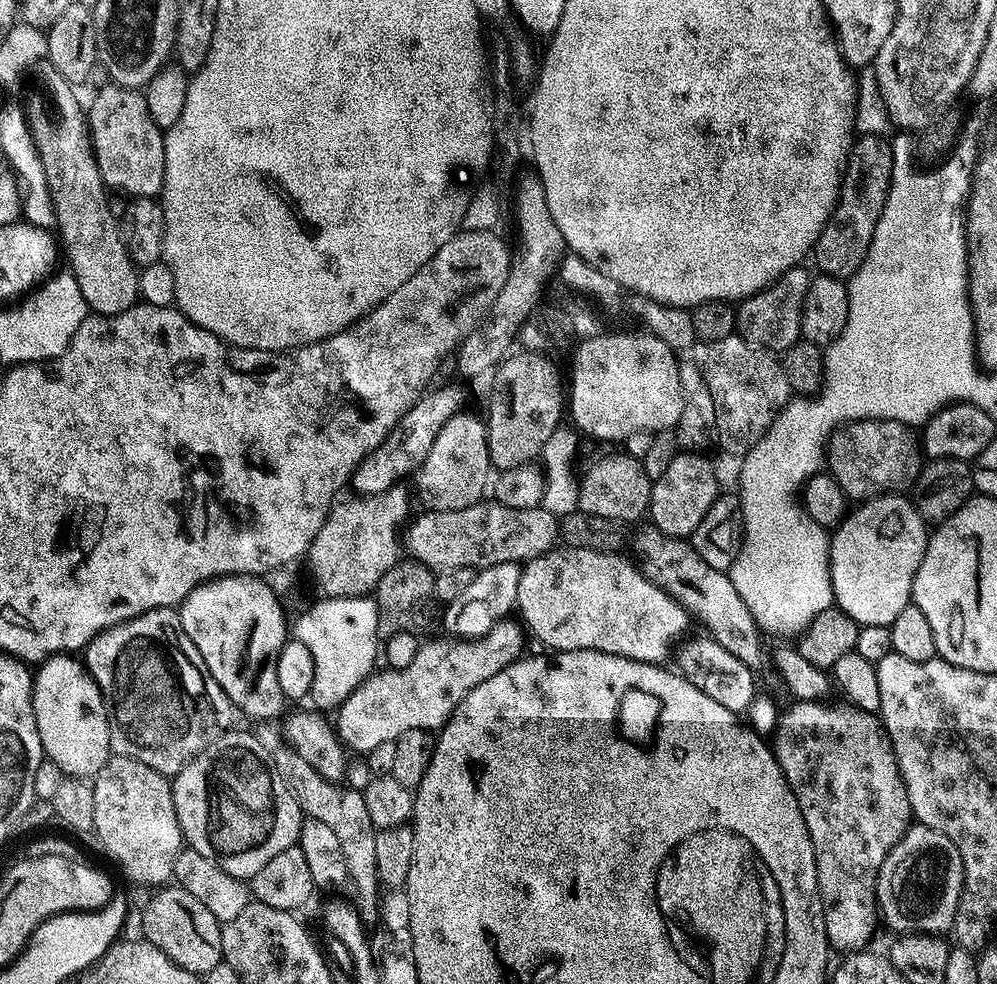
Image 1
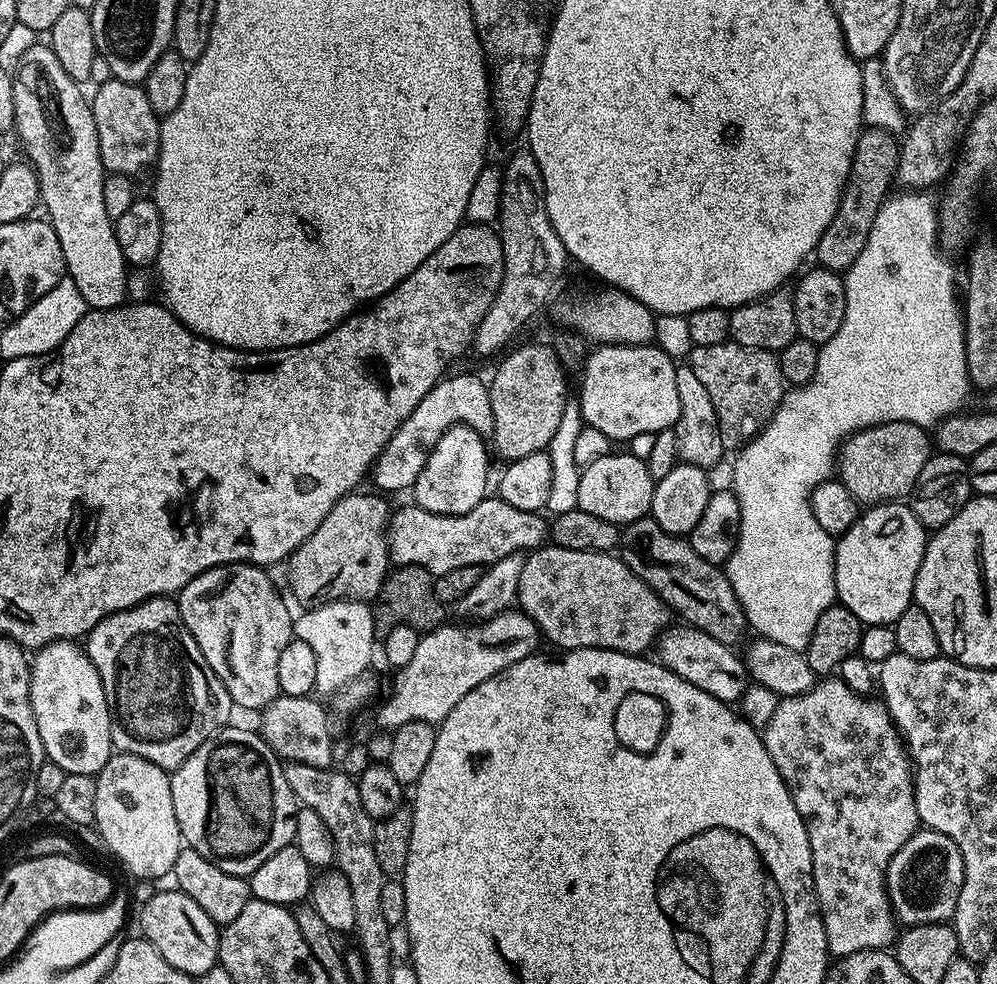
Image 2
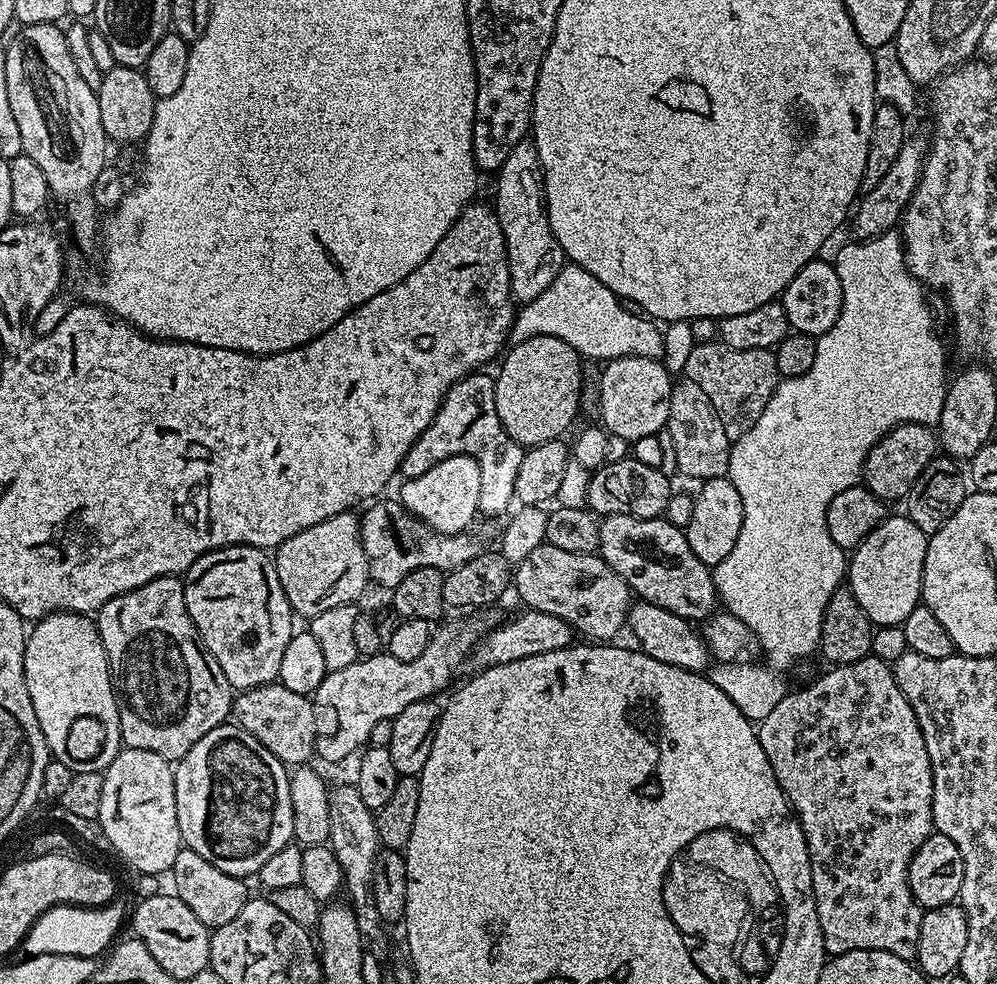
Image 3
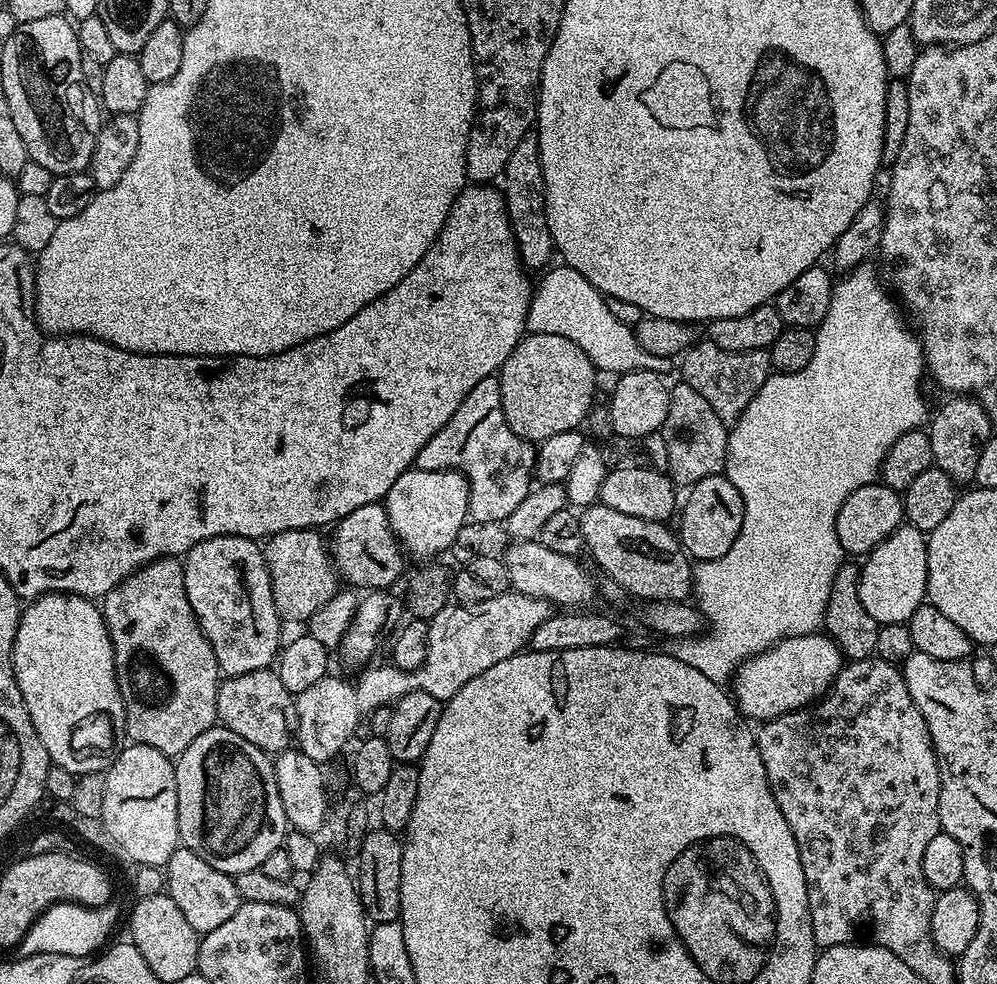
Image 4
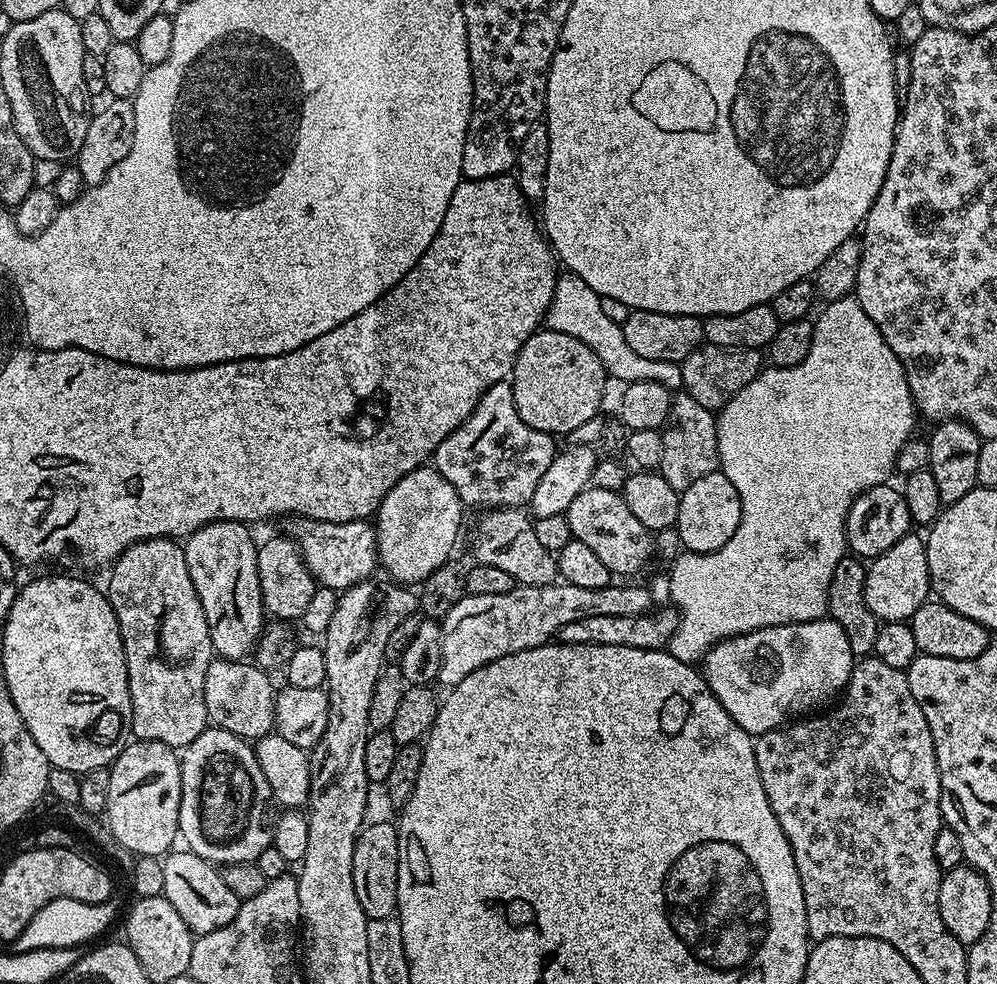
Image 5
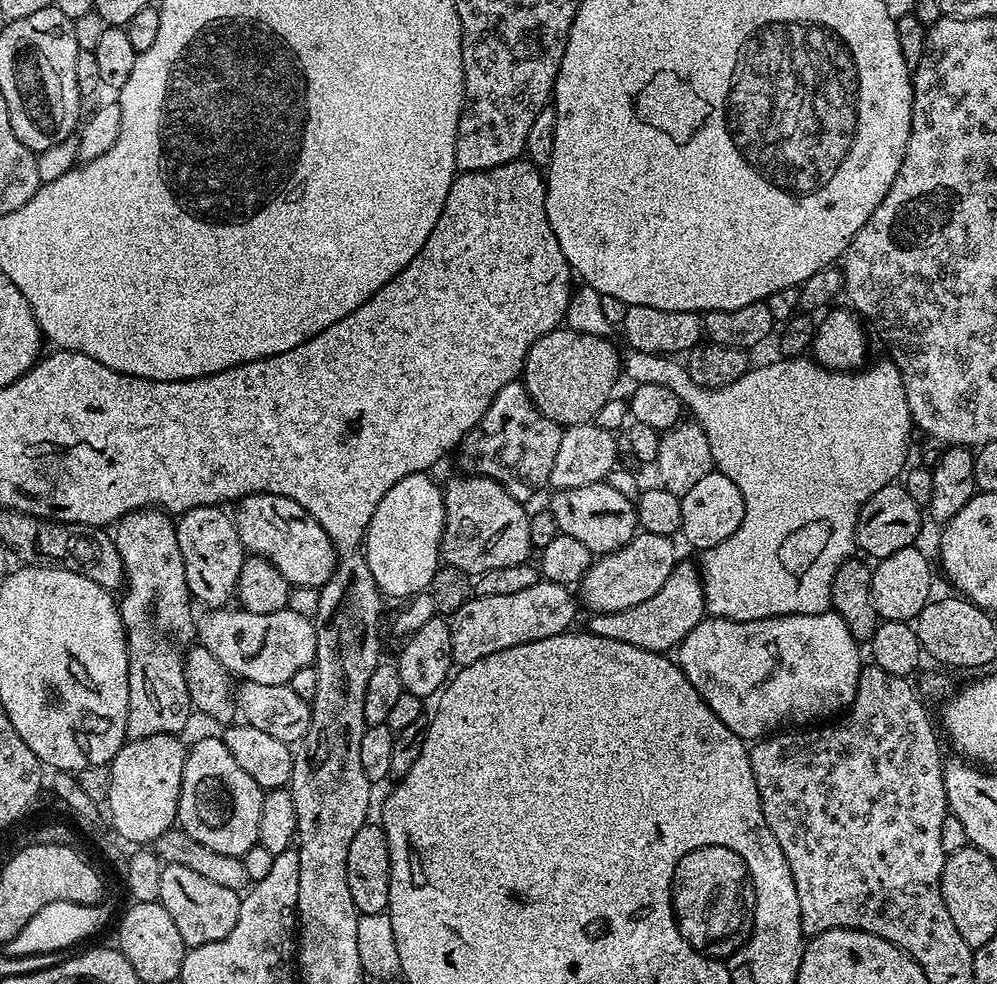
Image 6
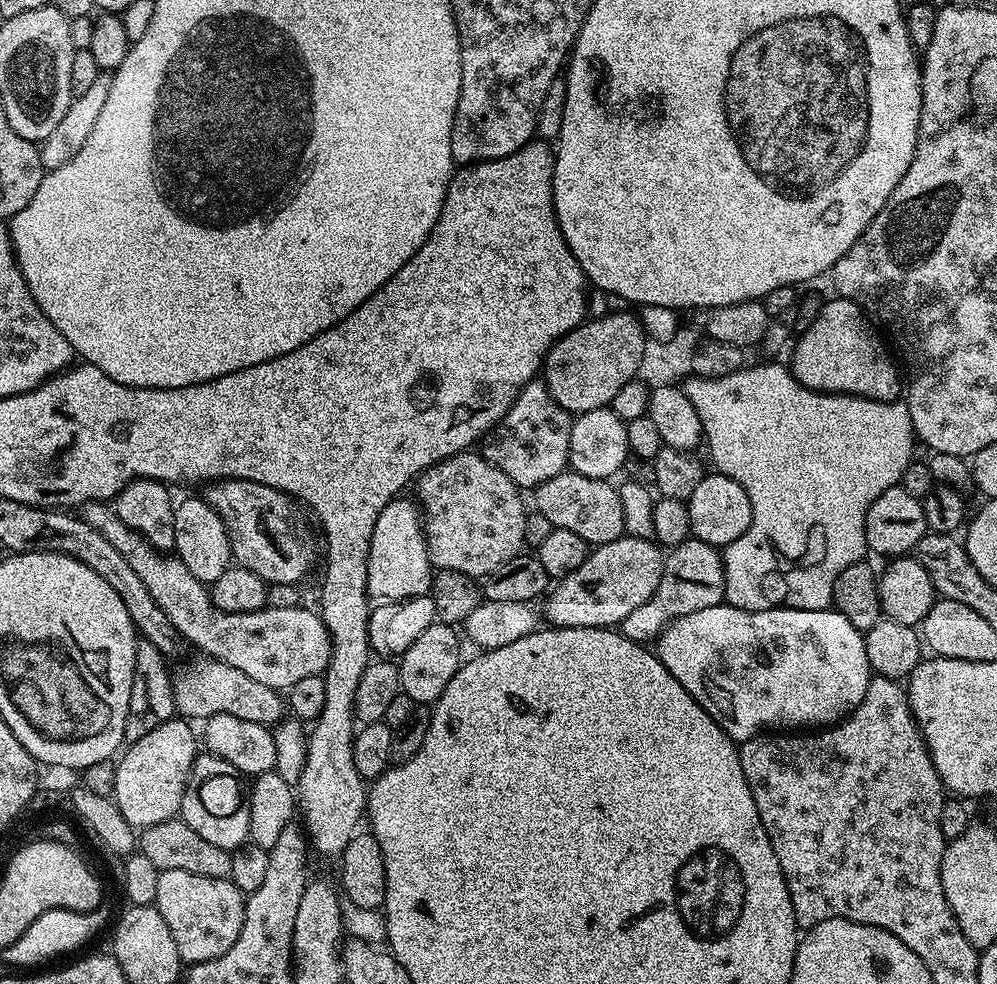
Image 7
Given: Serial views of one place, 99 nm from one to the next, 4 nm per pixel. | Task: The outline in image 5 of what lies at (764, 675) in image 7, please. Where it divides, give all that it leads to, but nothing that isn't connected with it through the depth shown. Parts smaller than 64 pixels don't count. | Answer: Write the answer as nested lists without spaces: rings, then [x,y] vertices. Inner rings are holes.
[[[825,618],[797,624],[779,624],[771,628],[770,636],[770,651],[776,655],[776,712],[795,712],[798,718],[803,717],[819,709],[816,707],[826,703],[835,692],[837,695],[847,688],[854,657],[850,650],[850,642],[846,642],[846,630],[842,630],[838,622]]]

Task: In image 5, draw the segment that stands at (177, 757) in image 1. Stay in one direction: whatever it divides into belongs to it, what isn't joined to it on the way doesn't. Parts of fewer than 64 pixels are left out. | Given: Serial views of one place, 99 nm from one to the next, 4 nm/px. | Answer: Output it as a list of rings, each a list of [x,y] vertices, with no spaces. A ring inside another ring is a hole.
[[[167,536],[140,540],[131,544],[114,561],[110,571],[112,573],[108,576],[106,595],[116,616],[164,616],[160,632],[152,628],[152,636],[148,636],[148,640],[144,640],[144,636],[136,640],[140,648],[136,648],[136,668],[132,668],[132,672],[140,672],[140,676],[128,679],[132,703],[132,736],[140,732],[137,740],[157,740],[174,749],[183,750],[209,727],[204,687],[214,664],[210,630],[206,626],[202,602],[198,602],[194,582],[190,582],[190,570],[186,570],[184,549],[175,539]]]

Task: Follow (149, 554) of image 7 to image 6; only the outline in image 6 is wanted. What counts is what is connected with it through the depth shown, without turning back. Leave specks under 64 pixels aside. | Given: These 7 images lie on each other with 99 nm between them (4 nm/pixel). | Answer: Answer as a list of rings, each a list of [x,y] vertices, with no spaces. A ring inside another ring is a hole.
[[[212,606],[204,613],[195,617],[196,623],[196,636],[199,643],[206,646],[206,650],[210,650],[210,654],[214,654],[214,658],[218,658],[218,662],[222,662],[222,666],[233,677],[240,676],[241,681],[249,680],[250,682],[262,682],[262,686],[274,686],[275,684],[287,684],[291,681],[299,672],[311,669],[316,663],[316,624],[311,619],[303,617],[302,614],[296,614],[292,612],[287,606],[282,610],[278,610],[274,614],[254,614],[253,612],[246,612],[243,610],[237,610],[232,606]]]

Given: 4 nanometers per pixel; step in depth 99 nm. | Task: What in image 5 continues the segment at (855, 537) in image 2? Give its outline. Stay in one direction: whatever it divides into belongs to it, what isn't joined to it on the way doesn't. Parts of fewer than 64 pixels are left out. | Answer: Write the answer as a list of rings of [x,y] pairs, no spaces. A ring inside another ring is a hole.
[[[923,535],[903,536],[867,565],[866,606],[880,622],[908,622],[930,596],[928,545]]]

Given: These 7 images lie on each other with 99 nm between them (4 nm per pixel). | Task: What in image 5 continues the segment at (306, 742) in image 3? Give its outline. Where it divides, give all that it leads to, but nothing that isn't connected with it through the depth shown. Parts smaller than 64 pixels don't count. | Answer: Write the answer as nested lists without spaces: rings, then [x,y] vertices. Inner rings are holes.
[[[226,660],[219,666],[209,671],[208,681],[204,687],[209,721],[215,727],[230,730],[230,734],[240,736],[249,742],[255,742],[269,735],[276,727],[278,691],[277,685],[272,685],[272,680],[268,677],[271,675],[259,664],[244,660]]]

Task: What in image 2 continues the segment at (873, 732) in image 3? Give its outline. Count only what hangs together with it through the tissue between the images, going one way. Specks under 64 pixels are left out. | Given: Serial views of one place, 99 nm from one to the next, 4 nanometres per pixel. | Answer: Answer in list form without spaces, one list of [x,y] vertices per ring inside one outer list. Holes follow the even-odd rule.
[[[836,678],[817,679],[812,687],[802,694],[783,697],[774,710],[773,716],[769,718],[768,724],[762,728],[762,735],[766,750],[770,754],[774,766],[778,766],[778,774],[782,774],[782,782],[786,782],[786,786],[794,798],[794,806],[798,806],[798,814],[802,814],[804,819],[806,834],[810,838],[812,884],[816,887],[816,901],[820,903],[820,917],[826,930],[828,951],[833,957],[839,958],[855,952],[884,950],[897,939],[898,919],[893,911],[892,902],[888,899],[888,867],[894,854],[898,854],[898,850],[902,850],[902,846],[906,846],[906,842],[921,827],[921,823],[916,809],[914,769],[910,763],[902,733],[888,713],[883,699],[871,700],[868,696],[859,696],[846,681],[832,679]]]

